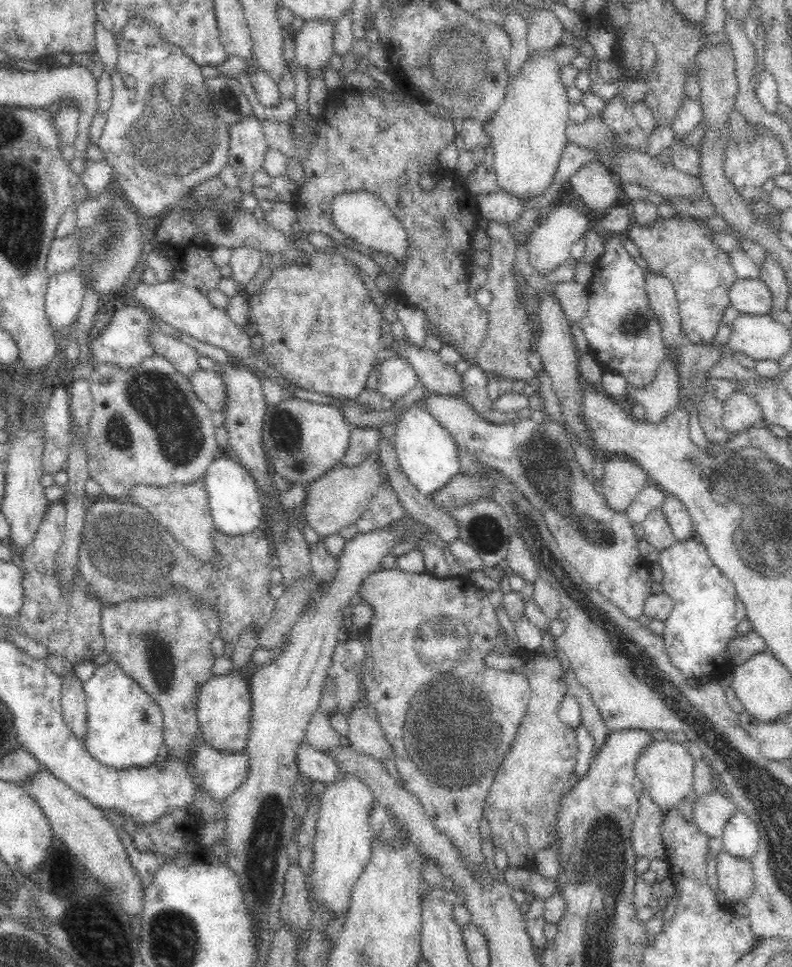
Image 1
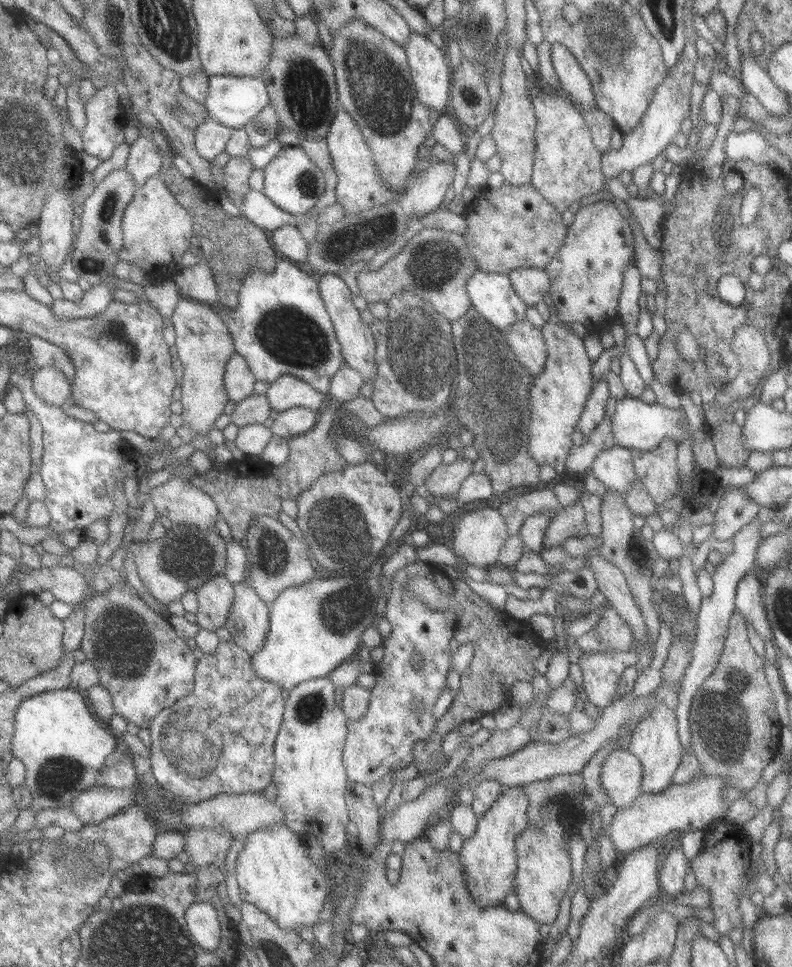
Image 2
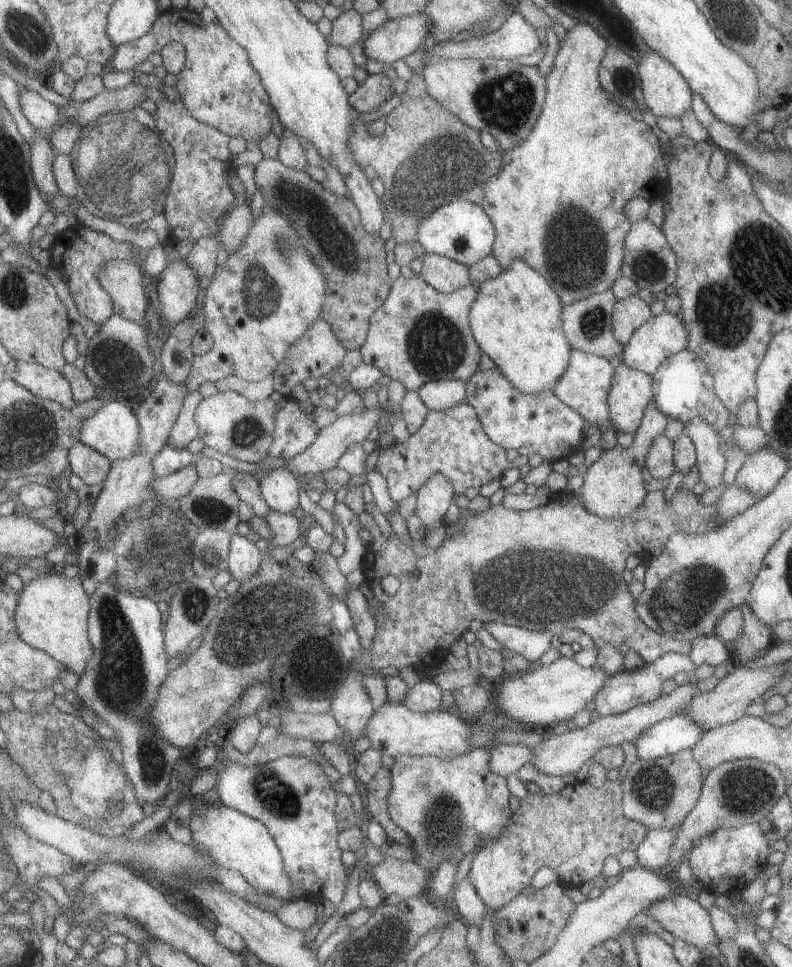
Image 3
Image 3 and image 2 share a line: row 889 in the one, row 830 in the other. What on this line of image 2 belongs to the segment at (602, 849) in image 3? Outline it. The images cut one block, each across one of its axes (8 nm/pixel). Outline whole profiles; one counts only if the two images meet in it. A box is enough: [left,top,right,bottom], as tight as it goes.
[459,787,527,908]

